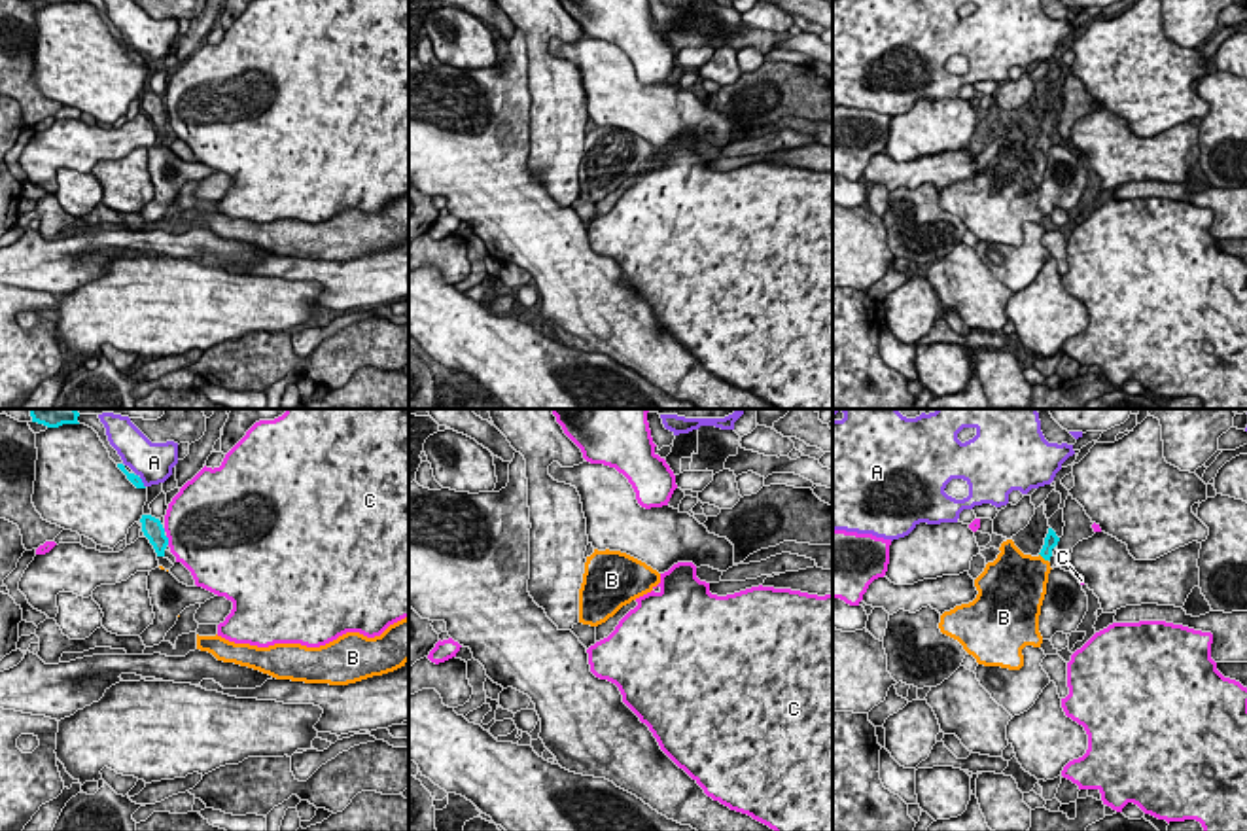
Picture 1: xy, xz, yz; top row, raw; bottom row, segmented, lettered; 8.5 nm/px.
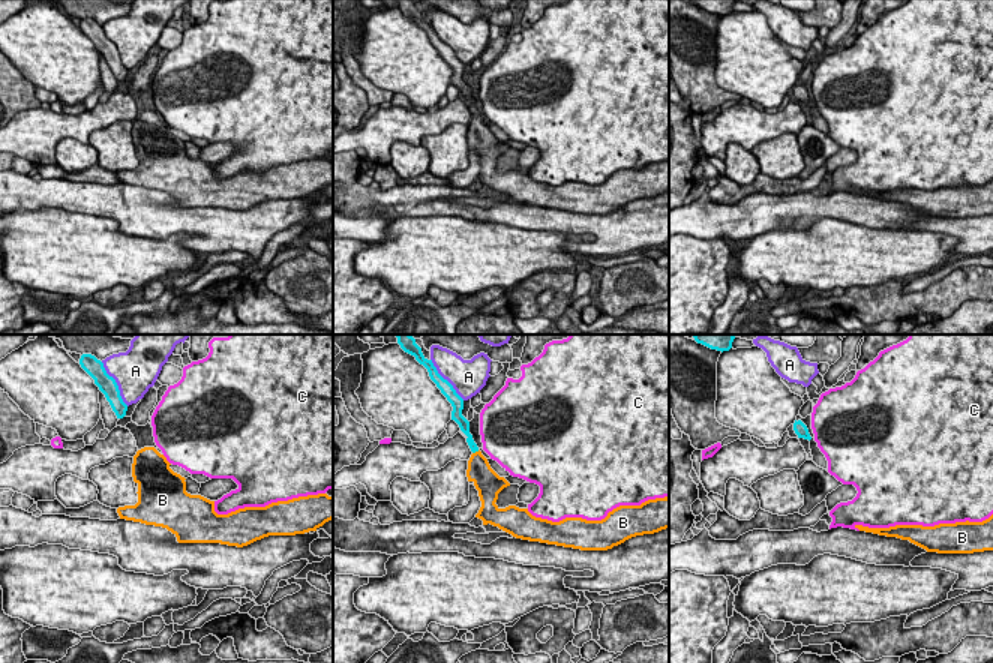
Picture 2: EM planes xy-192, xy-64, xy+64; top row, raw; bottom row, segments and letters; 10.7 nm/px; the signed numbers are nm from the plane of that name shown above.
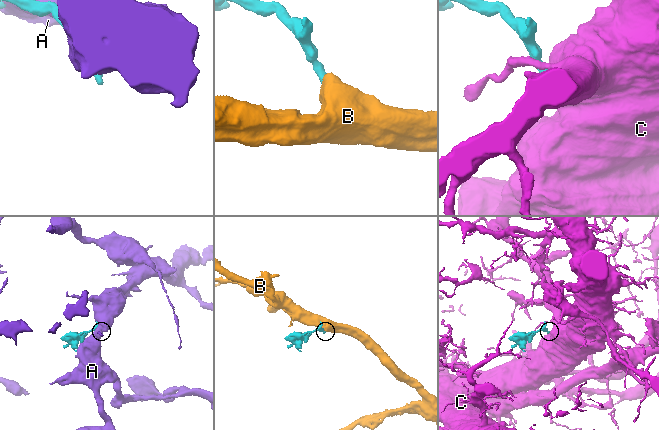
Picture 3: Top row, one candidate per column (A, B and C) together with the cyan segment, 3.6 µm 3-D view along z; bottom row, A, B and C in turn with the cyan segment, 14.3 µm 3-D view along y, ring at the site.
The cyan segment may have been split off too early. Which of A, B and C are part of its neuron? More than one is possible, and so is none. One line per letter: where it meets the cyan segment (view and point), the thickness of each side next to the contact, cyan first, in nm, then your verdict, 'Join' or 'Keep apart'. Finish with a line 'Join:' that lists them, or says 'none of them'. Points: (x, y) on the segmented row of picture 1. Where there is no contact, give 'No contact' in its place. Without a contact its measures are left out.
A: Touches cyan at xy (140, 481). Thickness 90 nm (cyan) against 340 nm. Keep apart
B: Touches cyan at yz (1043, 557). Thickness 120 nm (cyan) against 420 nm. Join
C: Touches cyan at xy (167, 540). Thickness 170 nm (cyan) against 480 nm. Keep apart
Join: B

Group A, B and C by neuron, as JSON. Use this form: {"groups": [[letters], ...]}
{"groups": [["A"], ["B"], ["C"]]}

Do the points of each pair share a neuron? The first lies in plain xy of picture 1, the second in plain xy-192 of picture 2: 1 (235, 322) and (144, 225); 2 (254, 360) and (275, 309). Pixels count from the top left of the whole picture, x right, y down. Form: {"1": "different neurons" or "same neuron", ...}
{"1": "different neurons", "2": "different neurons"}

